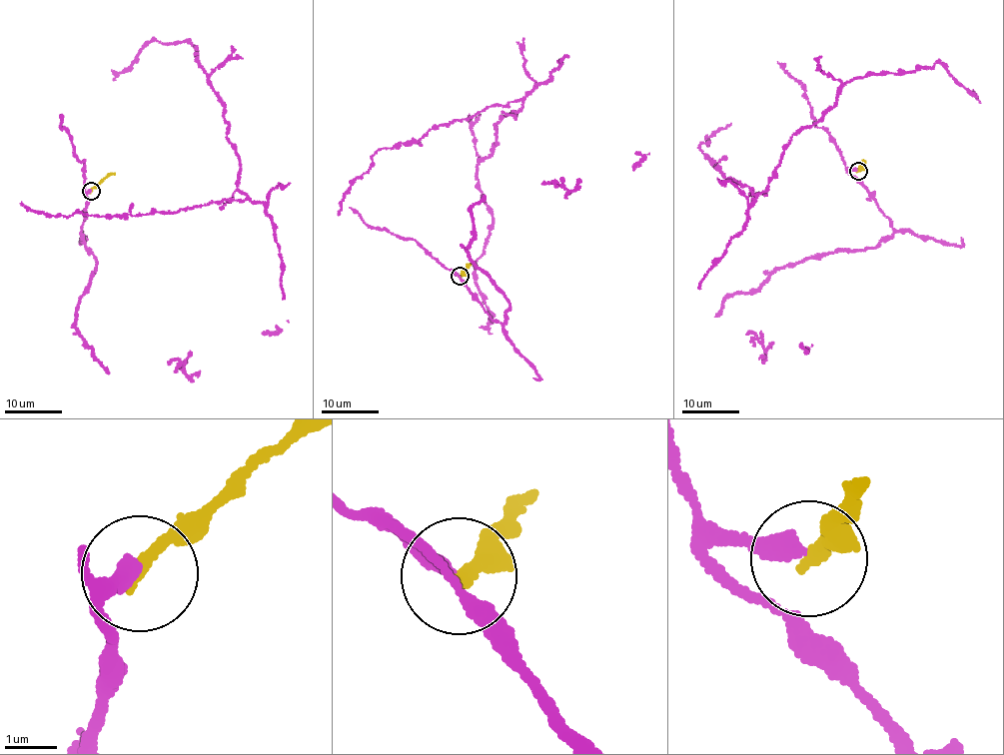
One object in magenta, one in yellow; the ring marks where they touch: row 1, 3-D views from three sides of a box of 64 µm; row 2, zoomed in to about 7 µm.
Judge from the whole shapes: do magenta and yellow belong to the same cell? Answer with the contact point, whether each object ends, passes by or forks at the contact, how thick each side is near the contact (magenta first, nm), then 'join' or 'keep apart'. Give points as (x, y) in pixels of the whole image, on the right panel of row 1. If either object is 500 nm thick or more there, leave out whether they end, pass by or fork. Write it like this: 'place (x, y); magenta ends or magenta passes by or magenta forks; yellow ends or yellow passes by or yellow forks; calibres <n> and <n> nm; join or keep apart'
place (858, 171); magenta ends; yellow ends; calibres 320 and 260 nm; keep apart

